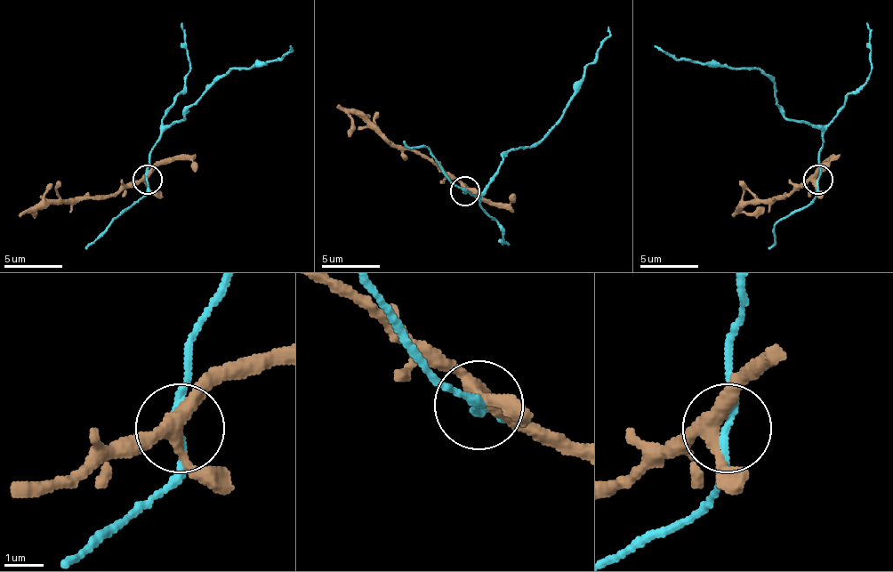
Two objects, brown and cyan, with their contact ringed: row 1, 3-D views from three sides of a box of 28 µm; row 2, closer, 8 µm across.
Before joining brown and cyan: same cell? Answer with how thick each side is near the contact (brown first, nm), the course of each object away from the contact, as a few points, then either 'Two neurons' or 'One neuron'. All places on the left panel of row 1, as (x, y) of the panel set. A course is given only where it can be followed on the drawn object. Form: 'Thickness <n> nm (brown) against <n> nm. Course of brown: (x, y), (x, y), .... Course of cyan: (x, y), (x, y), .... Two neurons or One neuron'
Thickness 320 nm (brown) against 170 nm. Course of brown: (148, 177), (112, 194), (48, 200), (34, 212), (30, 205). Course of cyan: (148, 180), (150, 148), (224, 74), (279, 60), (291, 44). One neuron

